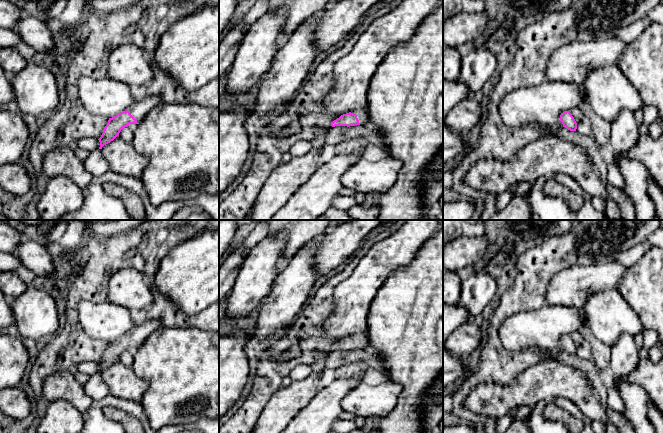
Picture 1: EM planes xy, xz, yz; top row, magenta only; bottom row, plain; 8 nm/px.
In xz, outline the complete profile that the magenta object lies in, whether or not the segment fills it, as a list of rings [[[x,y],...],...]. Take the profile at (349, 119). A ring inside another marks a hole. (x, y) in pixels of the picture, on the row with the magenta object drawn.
[[[367,108],[358,109],[357,114],[351,112],[341,115],[339,118],[331,122],[331,126],[355,126],[355,125],[364,125],[368,122],[368,111]]]

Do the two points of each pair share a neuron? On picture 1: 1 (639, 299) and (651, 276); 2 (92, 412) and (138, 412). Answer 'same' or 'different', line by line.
1: same
2: same

